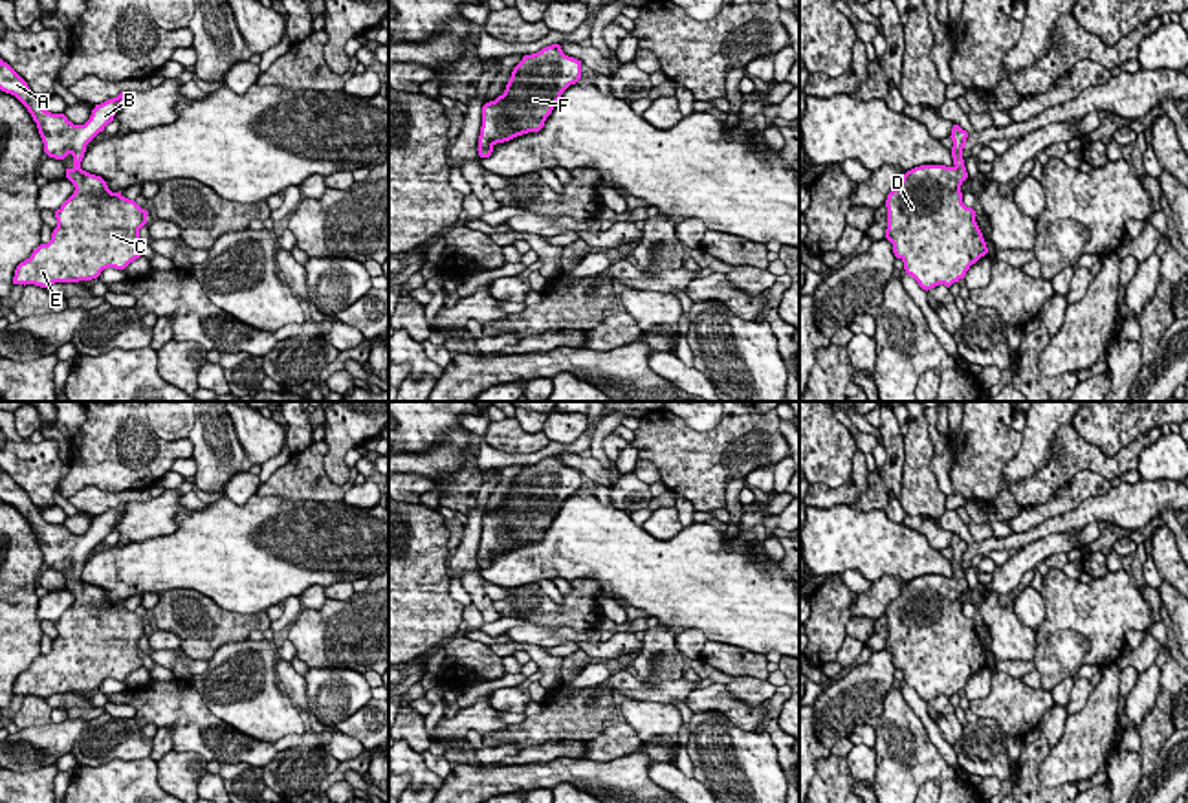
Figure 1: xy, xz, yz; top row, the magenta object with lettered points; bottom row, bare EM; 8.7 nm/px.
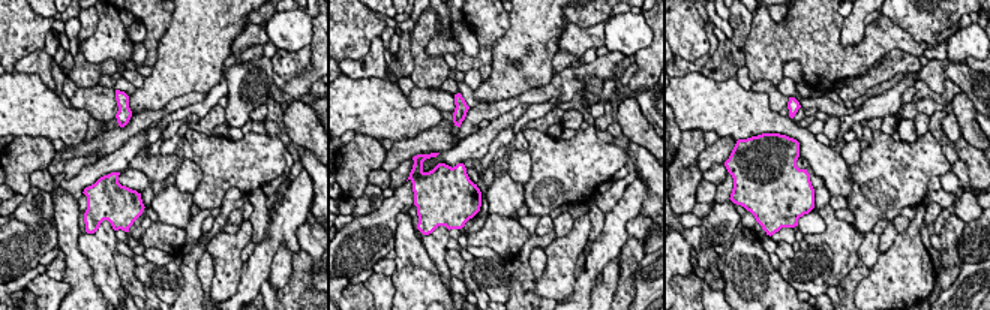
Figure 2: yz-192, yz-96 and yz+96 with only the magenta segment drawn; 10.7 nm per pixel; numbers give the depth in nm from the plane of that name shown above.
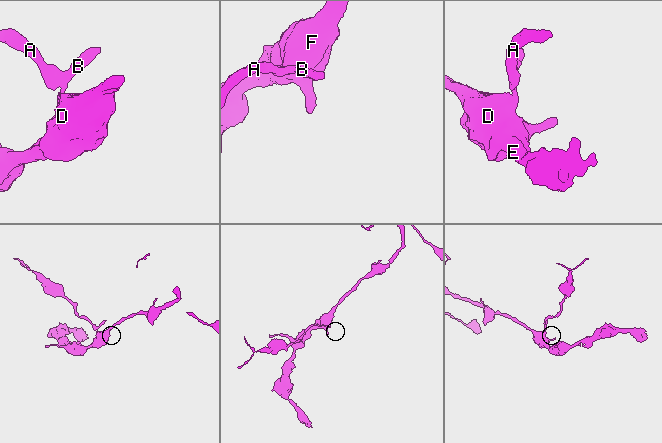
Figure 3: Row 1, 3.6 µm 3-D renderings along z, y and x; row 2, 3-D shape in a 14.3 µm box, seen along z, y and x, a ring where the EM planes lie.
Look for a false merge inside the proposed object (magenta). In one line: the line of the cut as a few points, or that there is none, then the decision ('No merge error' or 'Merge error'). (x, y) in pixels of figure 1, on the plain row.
No split. No merge error

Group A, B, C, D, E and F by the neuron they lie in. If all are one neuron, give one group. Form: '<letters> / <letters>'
A B C D E F

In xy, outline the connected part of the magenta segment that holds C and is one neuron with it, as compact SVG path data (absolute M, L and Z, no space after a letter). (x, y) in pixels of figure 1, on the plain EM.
M0 469L0 500L15 506L31 524L50 568L64 570L73 566L73 578L66 579L66 588L73 594L73 605L55 622L57 638L48 654L33 660L31 667L15 680L13 695L35 695L48 698L55 693L92 691L106 678L125 680L143 666L139 640L147 634L148 622L119 603L112 603L101 587L81 579L86 556L114 532L116 522L125 513L126 502L95 515L84 535L73 535L64 524L51 524L42 512L29 500L28 493Z

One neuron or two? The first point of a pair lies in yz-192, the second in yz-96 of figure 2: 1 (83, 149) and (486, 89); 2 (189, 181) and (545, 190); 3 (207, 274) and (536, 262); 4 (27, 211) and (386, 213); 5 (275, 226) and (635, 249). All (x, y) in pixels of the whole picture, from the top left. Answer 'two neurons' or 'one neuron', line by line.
1: two neurons
2: two neurons
3: one neuron
4: two neurons
5: two neurons

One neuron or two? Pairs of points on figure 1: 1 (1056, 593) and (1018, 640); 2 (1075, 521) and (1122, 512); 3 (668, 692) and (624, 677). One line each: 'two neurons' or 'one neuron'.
1: two neurons
2: one neuron
3: one neuron

